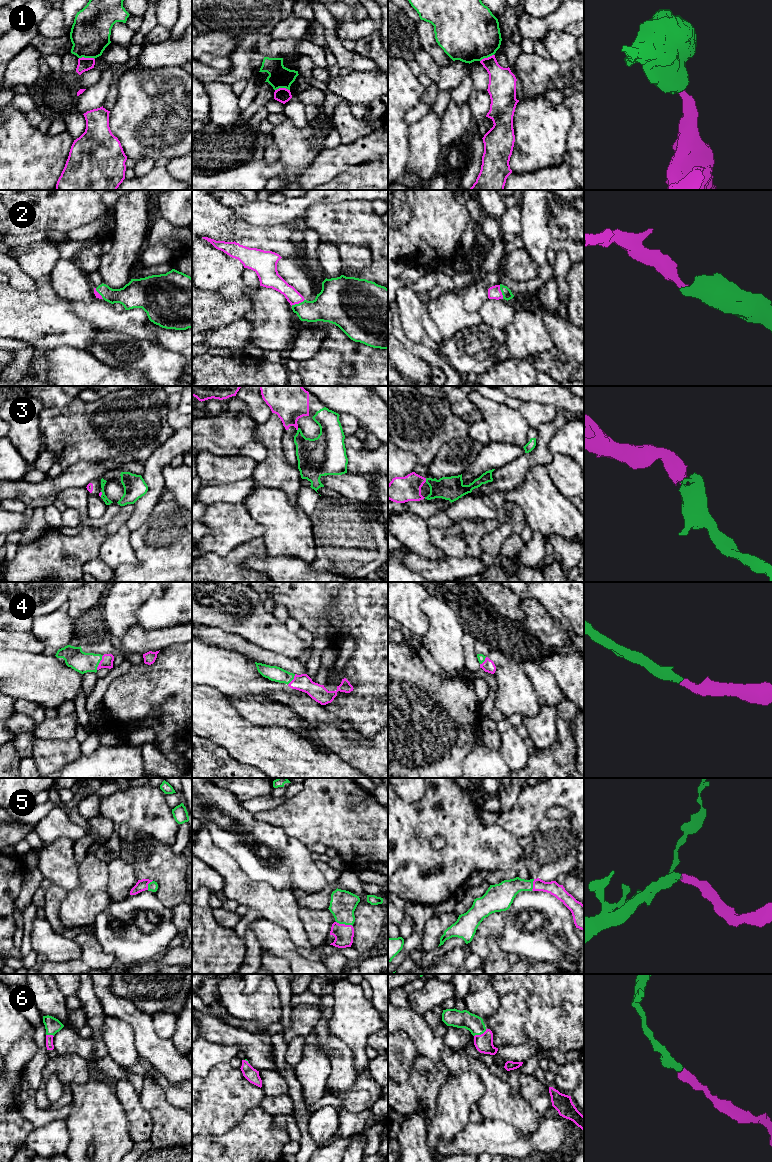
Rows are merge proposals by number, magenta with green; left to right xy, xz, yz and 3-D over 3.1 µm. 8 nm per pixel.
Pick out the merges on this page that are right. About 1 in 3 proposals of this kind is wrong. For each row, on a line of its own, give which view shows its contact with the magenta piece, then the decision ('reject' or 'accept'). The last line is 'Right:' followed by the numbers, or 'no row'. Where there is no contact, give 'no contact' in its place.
1: meets magenta in xy; reject
2: meets magenta in yz; accept
3: meets magenta in yz; accept
4: meets magenta in xy; accept
5: meets magenta in xz; accept
6: meets magenta in yz; accept
Right: 2, 3, 4, 5, 6

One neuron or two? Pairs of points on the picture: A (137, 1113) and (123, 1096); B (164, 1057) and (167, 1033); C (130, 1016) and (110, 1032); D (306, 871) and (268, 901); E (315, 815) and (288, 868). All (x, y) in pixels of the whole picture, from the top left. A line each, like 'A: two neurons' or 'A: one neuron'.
A: one neuron
B: two neurons
C: two neurons
D: two neurons
E: two neurons

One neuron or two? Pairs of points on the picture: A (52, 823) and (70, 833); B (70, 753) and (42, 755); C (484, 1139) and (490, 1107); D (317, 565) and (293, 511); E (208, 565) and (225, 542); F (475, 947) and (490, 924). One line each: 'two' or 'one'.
A: one
B: one
C: two
D: two
E: two
F: one

